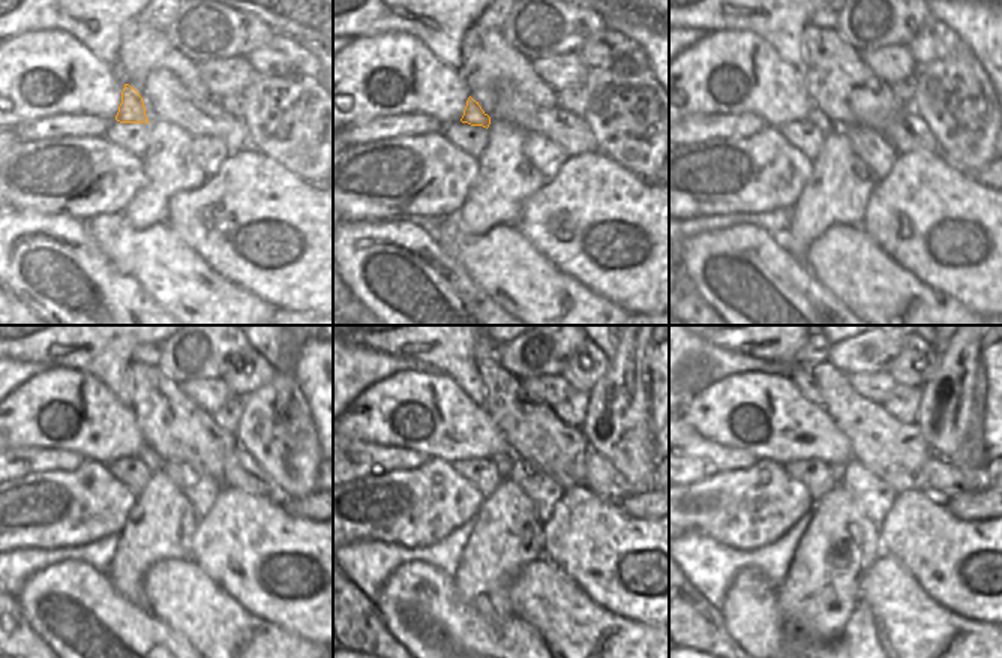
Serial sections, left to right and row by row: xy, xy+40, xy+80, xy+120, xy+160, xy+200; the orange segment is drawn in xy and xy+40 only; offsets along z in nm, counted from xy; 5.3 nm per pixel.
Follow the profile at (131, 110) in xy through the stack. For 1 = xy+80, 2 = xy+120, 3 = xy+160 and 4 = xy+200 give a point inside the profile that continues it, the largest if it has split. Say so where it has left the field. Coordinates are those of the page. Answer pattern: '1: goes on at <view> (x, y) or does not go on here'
1: goes on at xy+80 (816, 117)
2: goes on at xy+120 (147, 456)
3: goes on at xy+160 (504, 460)
4: goes on at xy+200 (839, 469)

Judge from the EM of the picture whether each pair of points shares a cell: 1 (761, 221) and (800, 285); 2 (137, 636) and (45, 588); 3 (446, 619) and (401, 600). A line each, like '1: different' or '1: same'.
1: different
2: same
3: same

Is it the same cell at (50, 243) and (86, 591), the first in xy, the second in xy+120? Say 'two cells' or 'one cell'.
one cell

